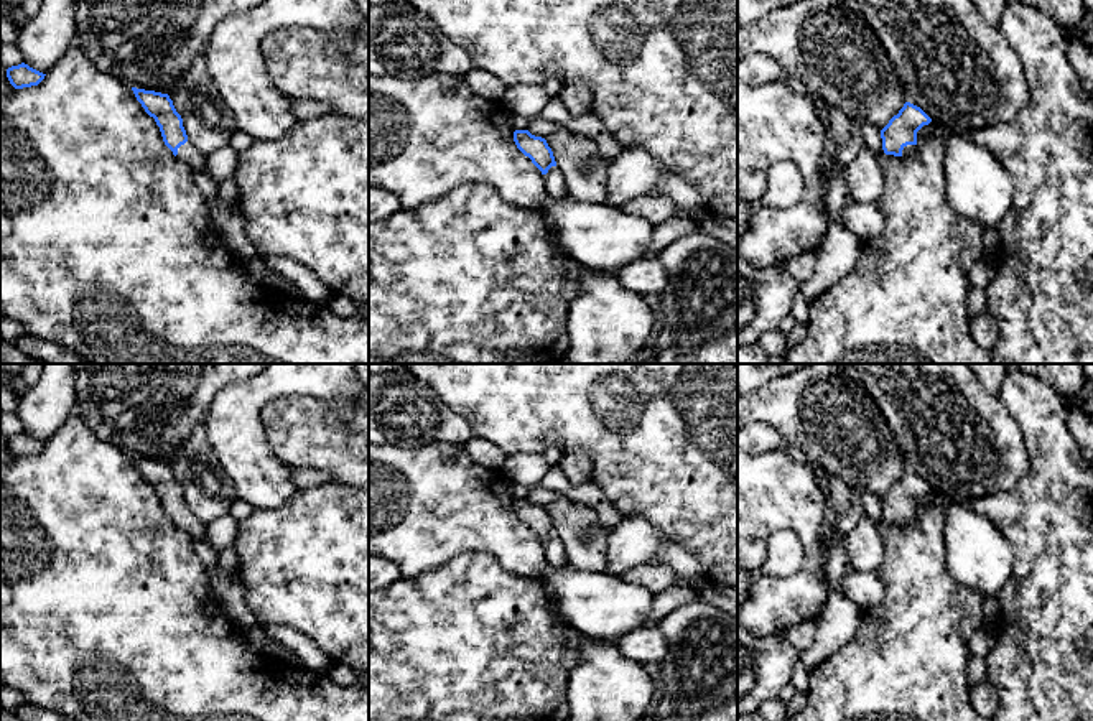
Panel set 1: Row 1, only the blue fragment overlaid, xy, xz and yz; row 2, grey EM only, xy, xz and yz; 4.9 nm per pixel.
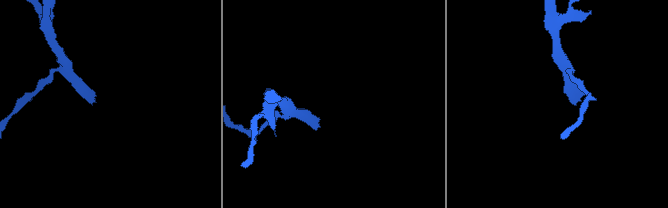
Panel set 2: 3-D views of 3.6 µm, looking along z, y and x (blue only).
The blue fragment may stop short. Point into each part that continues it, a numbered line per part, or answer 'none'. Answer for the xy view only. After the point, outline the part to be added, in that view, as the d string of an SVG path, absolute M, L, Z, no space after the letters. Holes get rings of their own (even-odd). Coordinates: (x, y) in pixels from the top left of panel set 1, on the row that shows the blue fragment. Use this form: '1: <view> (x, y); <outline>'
1: xy (188, 153); M189 140L178 148L176 156L193 171L206 173L207 170L206 155L202 155Z

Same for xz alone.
1: xz (555, 185); M551 166L546 174L543 174L545 191L548 199L560 199L568 196L566 181L560 166Z

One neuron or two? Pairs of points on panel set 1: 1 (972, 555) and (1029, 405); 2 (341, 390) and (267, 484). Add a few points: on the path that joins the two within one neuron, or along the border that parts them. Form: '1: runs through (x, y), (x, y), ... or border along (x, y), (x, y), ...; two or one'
1: border along (958, 502), (983, 514), (1011, 547); two
2: runs through (298, 382), (274, 382), (249, 407), (249, 441); one

